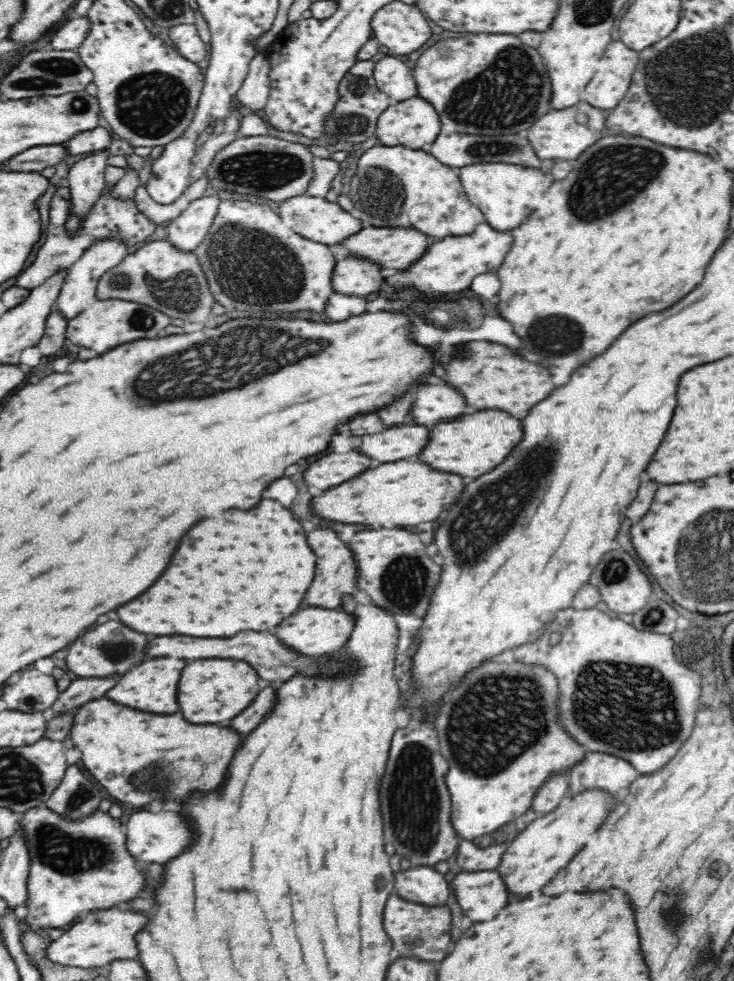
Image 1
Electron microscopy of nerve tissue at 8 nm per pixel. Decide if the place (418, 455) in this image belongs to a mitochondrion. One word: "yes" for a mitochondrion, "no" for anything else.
no

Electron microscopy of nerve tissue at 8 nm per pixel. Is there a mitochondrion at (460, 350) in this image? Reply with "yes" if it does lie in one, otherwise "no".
no

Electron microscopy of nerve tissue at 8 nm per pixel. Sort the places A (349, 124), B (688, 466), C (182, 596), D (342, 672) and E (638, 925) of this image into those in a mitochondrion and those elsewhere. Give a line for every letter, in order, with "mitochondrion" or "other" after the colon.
A: mitochondrion
B: other
C: other
D: other
E: other

